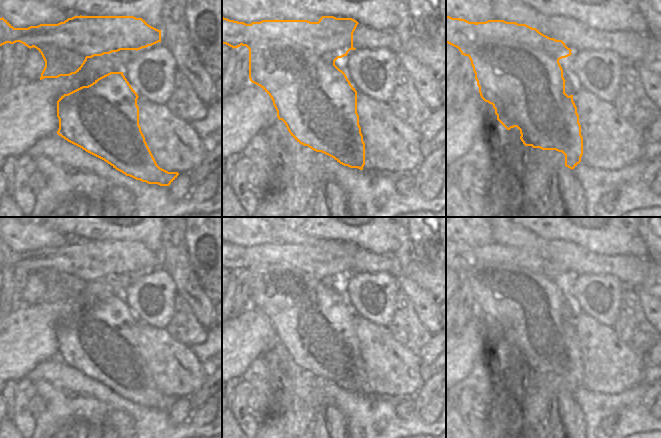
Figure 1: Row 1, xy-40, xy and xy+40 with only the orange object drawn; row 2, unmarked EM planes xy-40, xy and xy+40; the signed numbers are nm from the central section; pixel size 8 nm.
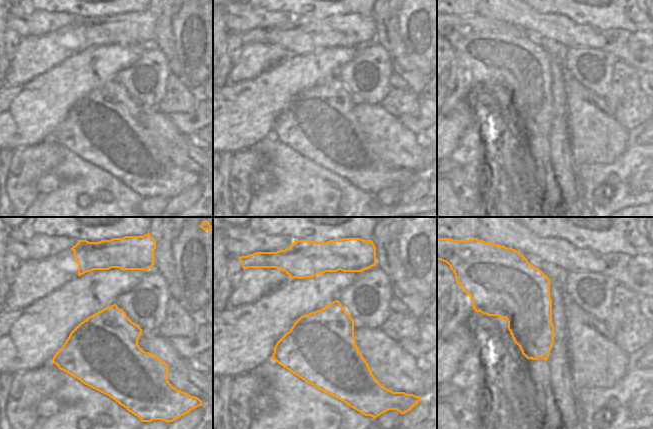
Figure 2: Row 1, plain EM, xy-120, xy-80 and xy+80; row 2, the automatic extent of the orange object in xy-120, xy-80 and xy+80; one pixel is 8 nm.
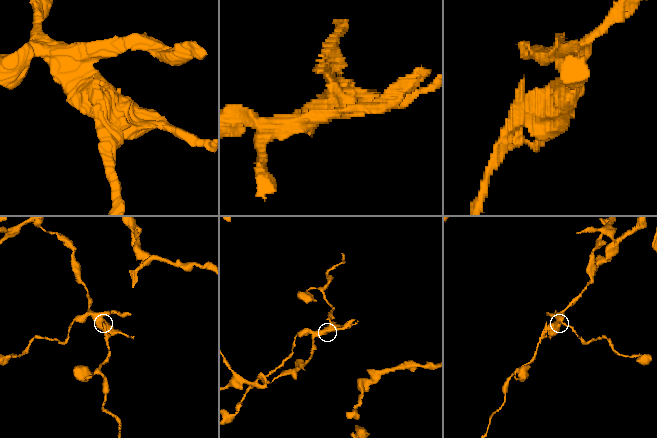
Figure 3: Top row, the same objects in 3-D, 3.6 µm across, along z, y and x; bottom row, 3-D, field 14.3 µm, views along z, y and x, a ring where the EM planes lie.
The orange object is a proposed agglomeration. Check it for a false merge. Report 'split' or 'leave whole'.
split

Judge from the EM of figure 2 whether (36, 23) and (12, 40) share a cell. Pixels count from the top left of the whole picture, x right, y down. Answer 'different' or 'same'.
different

